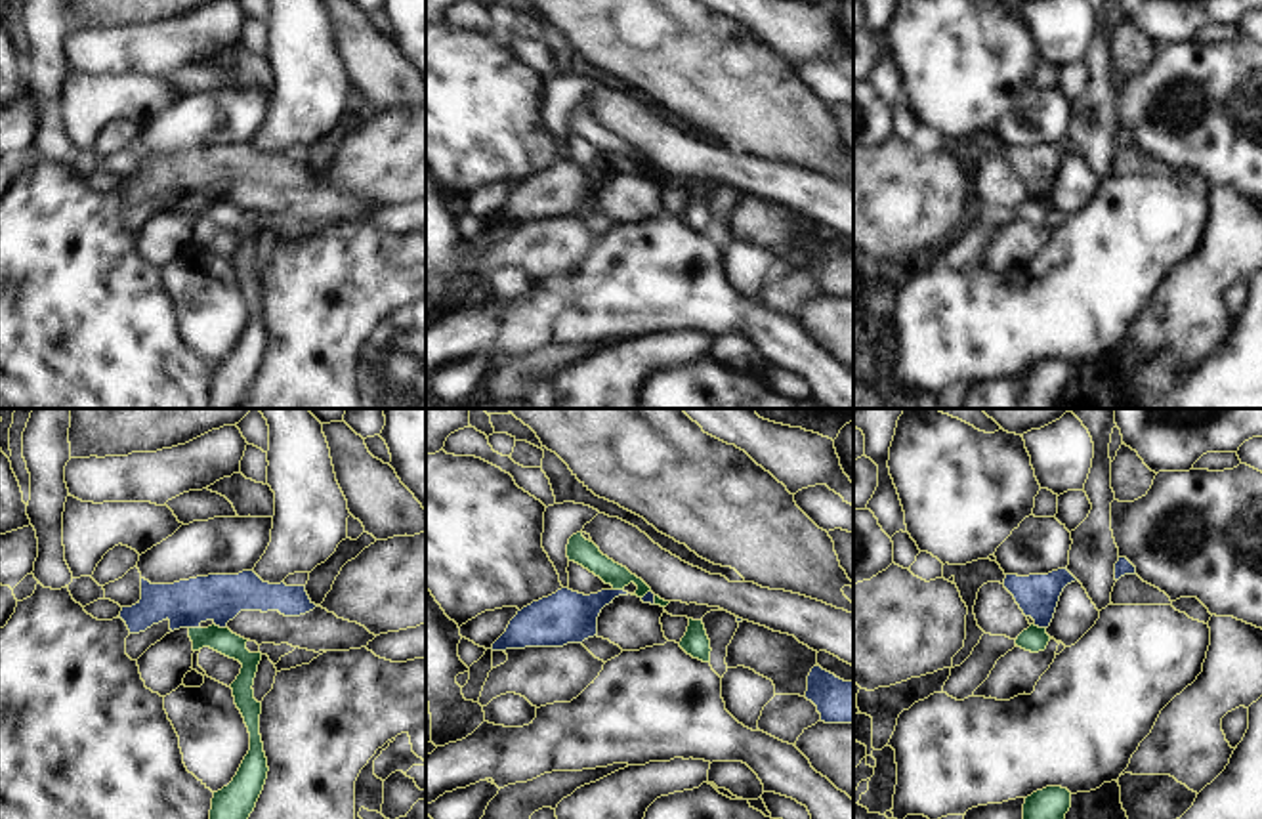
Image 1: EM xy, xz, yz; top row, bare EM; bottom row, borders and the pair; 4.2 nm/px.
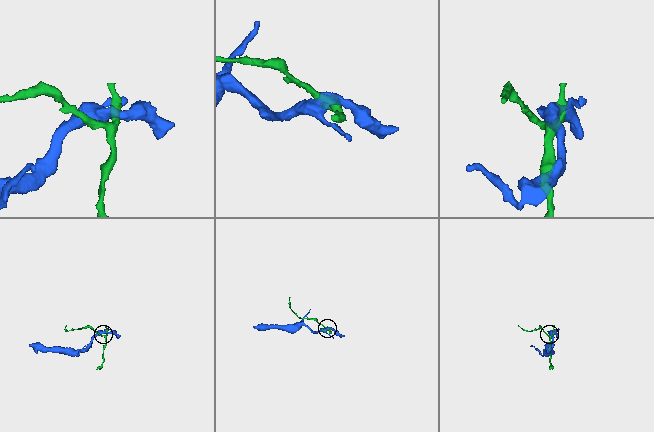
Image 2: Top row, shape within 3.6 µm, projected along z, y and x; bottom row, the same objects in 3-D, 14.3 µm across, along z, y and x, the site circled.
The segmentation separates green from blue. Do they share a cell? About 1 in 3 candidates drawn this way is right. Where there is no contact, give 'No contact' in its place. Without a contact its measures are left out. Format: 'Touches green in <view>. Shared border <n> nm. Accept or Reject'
Touches green in yz. Shared border 60 nm. Reject

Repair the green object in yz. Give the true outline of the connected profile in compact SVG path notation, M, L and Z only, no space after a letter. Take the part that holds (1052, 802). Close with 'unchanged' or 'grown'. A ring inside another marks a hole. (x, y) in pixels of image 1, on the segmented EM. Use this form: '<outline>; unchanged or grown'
M1046 787L1025 798L1023 819L1065 819L1071 808L1071 792L1062 787Z; unchanged

